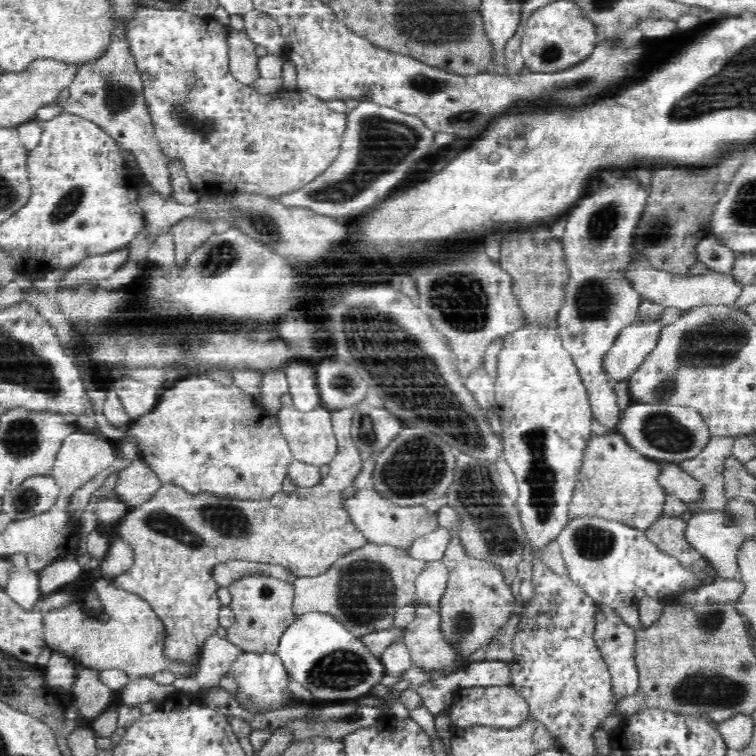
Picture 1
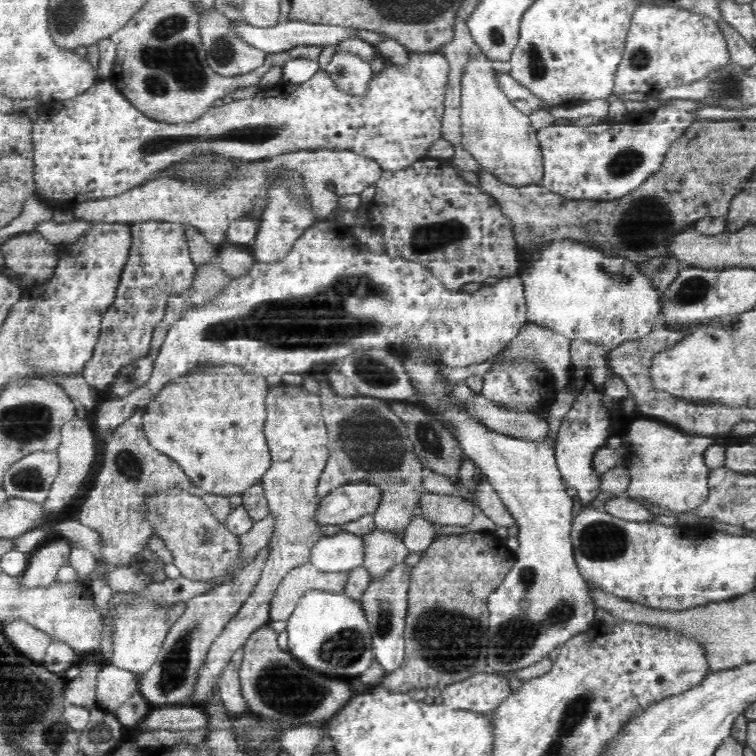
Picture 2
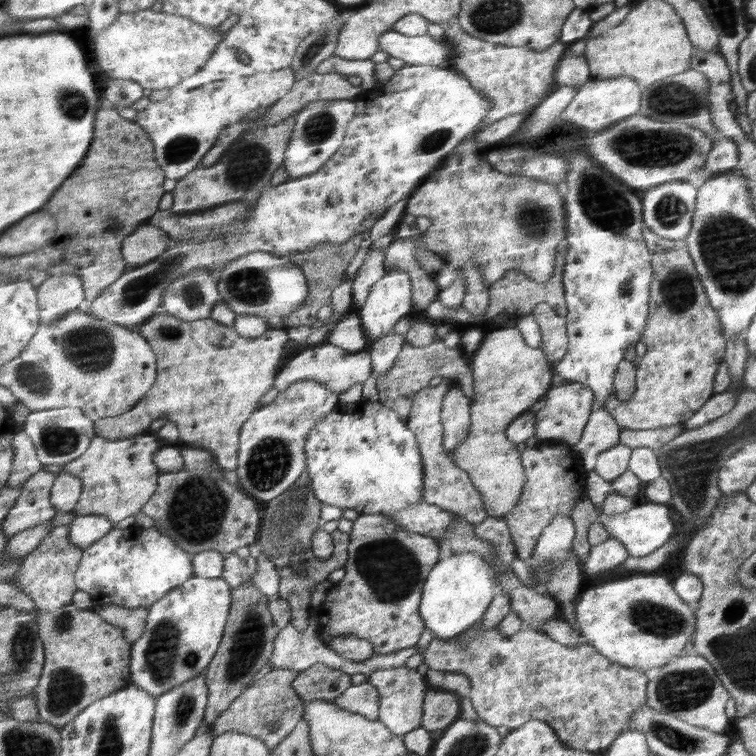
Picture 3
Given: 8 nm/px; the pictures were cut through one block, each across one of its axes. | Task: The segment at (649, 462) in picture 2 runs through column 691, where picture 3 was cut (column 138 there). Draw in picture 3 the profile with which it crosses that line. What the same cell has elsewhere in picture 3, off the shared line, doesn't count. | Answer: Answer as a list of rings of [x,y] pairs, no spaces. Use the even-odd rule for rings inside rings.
[[[152,432],[125,439],[96,436],[84,456],[64,467],[66,471],[85,480],[84,493],[75,511],[80,516],[108,516],[116,524],[130,516],[136,517],[158,493],[164,472],[154,458],[158,450],[168,445]]]

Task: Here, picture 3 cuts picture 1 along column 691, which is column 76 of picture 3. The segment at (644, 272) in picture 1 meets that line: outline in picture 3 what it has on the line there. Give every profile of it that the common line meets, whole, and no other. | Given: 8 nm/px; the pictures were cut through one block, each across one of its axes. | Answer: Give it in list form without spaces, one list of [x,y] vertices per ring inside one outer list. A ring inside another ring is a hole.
[[[76,274],[49,277],[39,287],[39,298],[41,324],[48,325],[89,304],[85,282]]]

